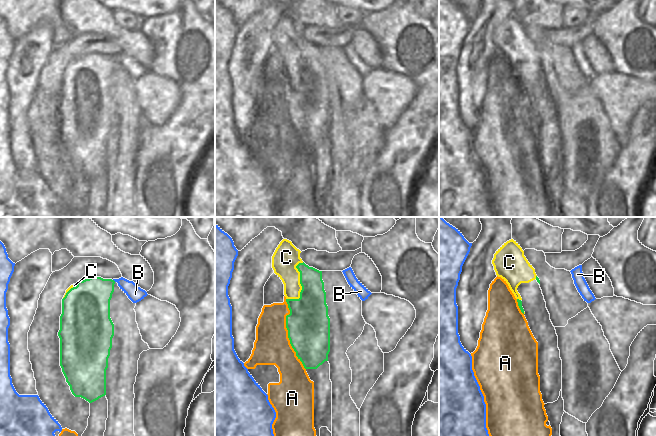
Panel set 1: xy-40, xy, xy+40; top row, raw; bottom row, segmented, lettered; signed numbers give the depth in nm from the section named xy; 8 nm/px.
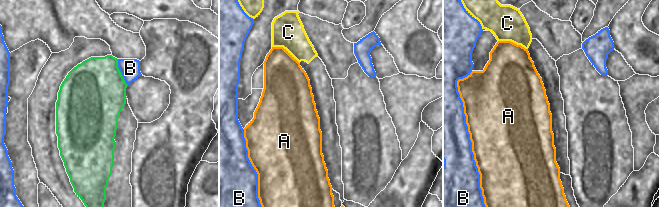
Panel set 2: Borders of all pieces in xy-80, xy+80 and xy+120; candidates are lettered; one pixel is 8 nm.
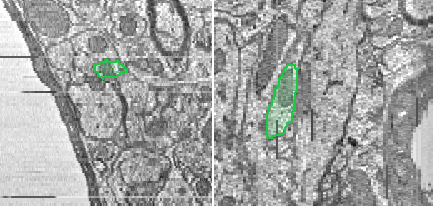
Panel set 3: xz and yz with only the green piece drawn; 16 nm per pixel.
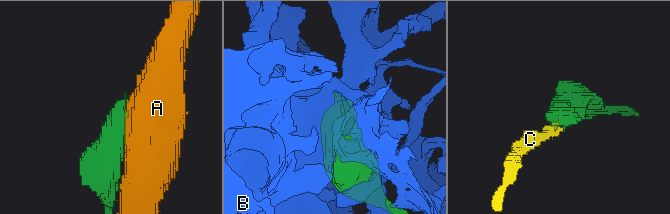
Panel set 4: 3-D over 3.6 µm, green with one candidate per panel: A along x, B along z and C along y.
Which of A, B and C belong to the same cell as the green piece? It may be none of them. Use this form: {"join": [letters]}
{"join": ["C"]}

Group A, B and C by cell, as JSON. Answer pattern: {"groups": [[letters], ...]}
{"groups": [["A"], ["B"], ["C"]]}

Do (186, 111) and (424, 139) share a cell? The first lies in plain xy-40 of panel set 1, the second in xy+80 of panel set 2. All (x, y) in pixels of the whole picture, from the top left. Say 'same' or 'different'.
same

